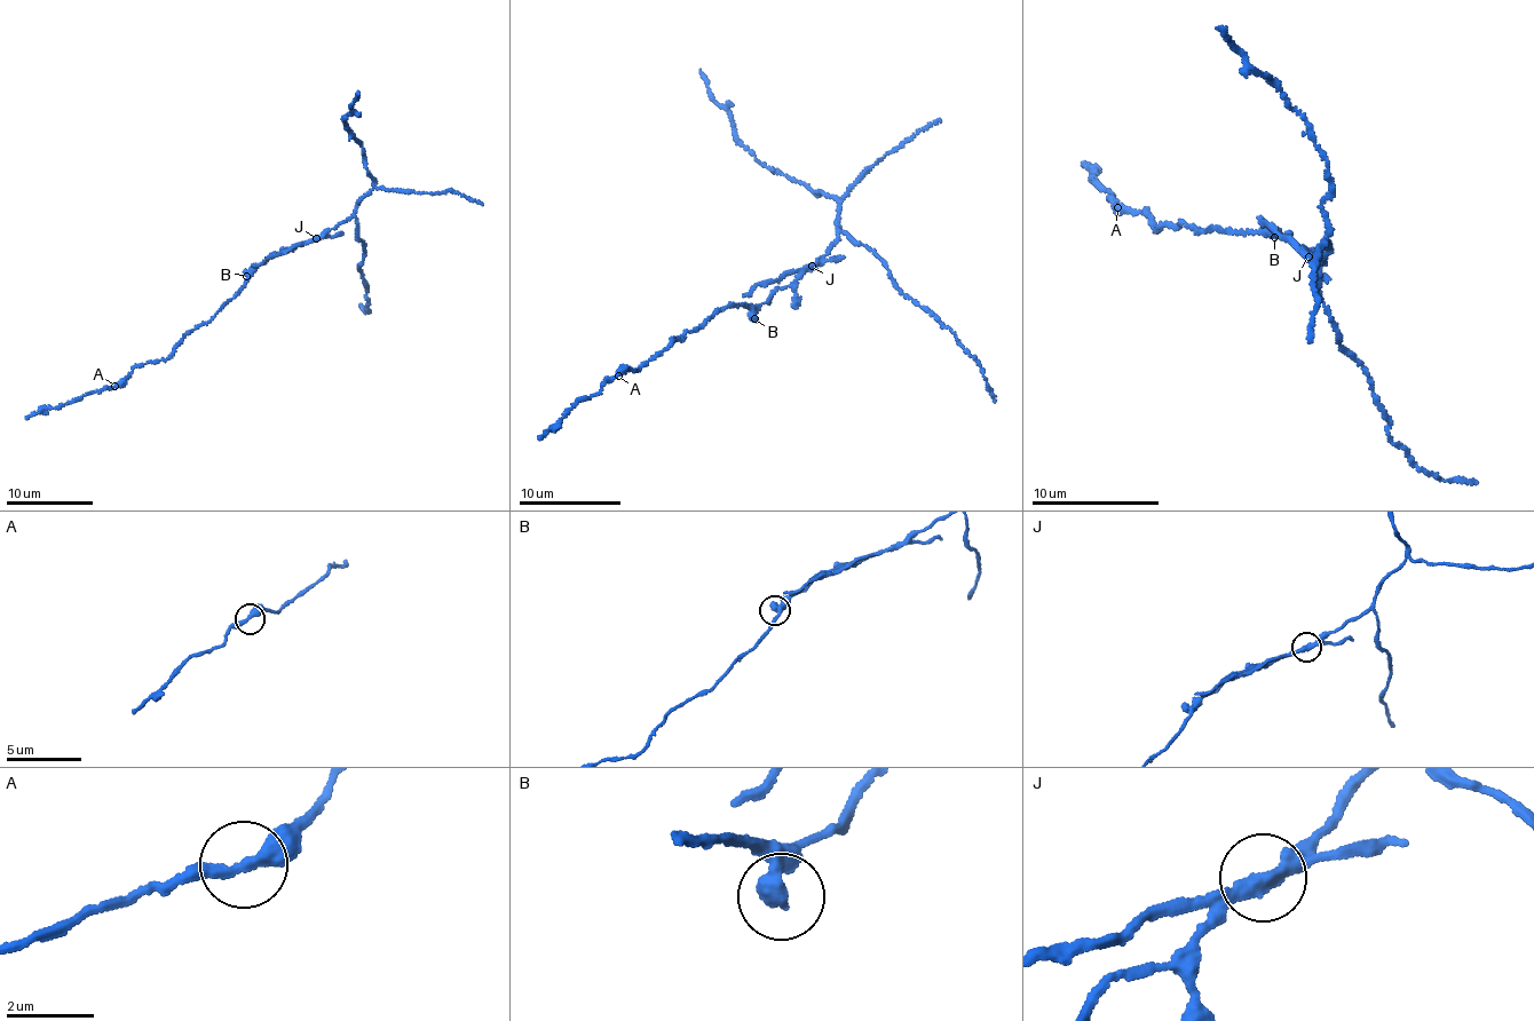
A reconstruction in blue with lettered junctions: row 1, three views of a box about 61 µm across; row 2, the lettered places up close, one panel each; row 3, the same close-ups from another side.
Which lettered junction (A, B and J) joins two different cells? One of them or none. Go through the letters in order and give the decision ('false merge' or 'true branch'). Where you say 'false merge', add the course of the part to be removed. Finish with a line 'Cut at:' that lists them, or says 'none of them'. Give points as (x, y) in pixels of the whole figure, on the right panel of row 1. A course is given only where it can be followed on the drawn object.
A: true branch
B: true branch
J: false merge; foreign part runs (1309, 255), (1260, 216)
Cut at: J

